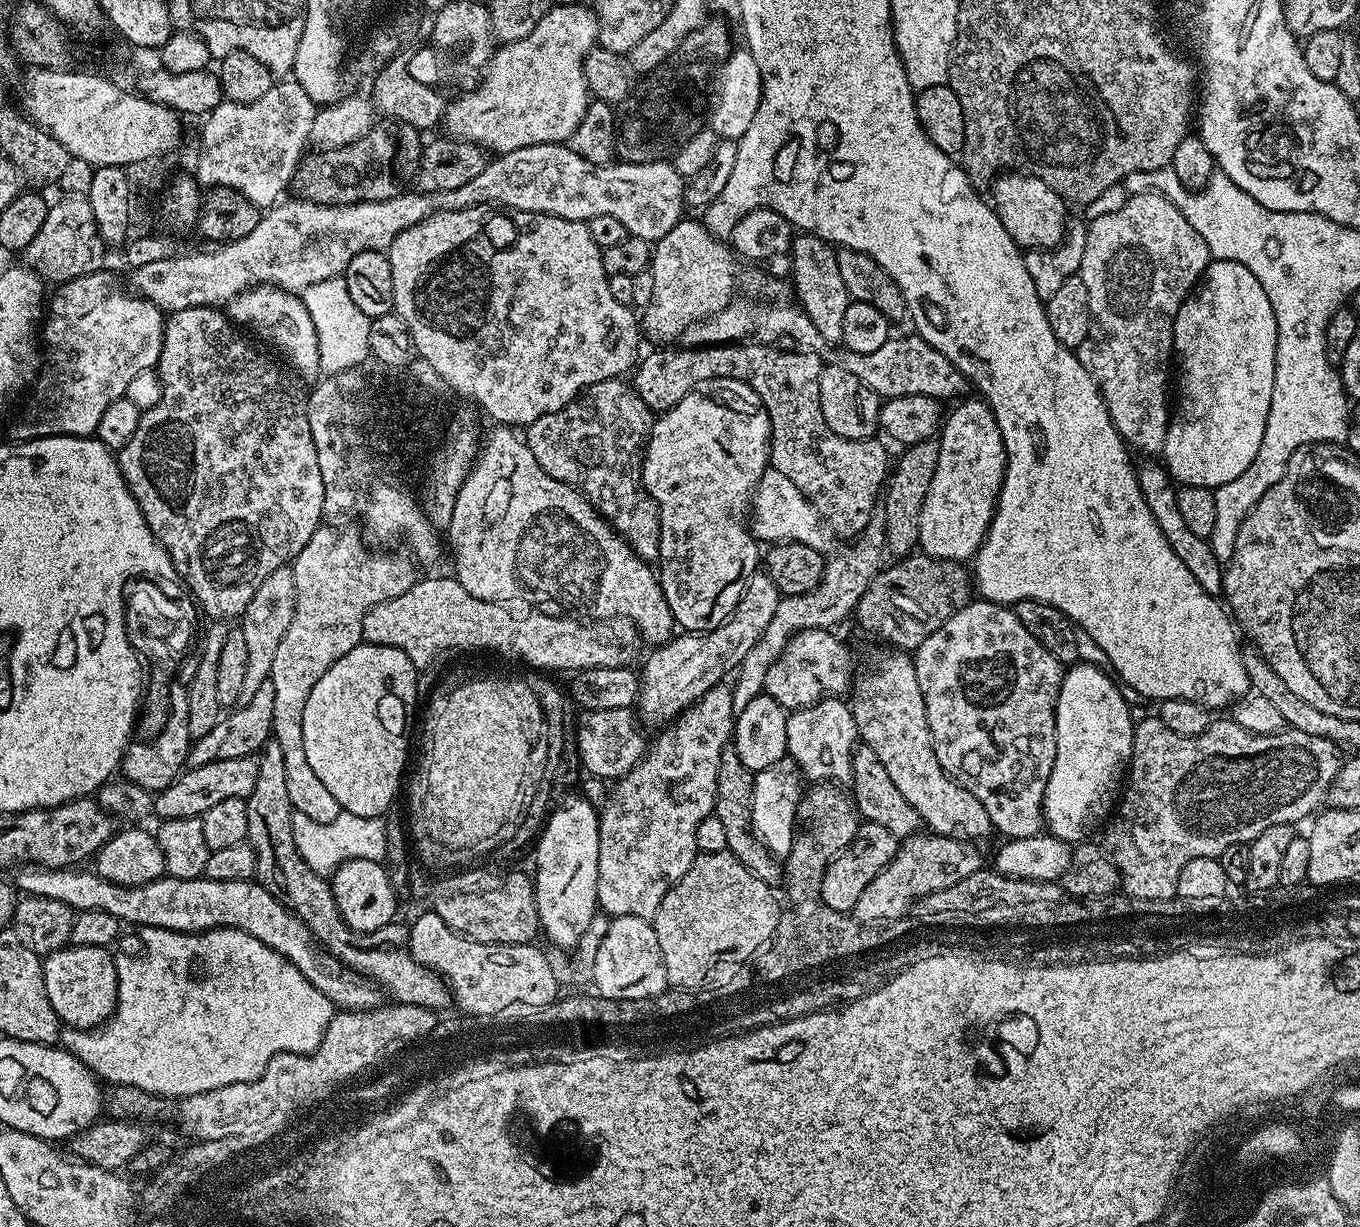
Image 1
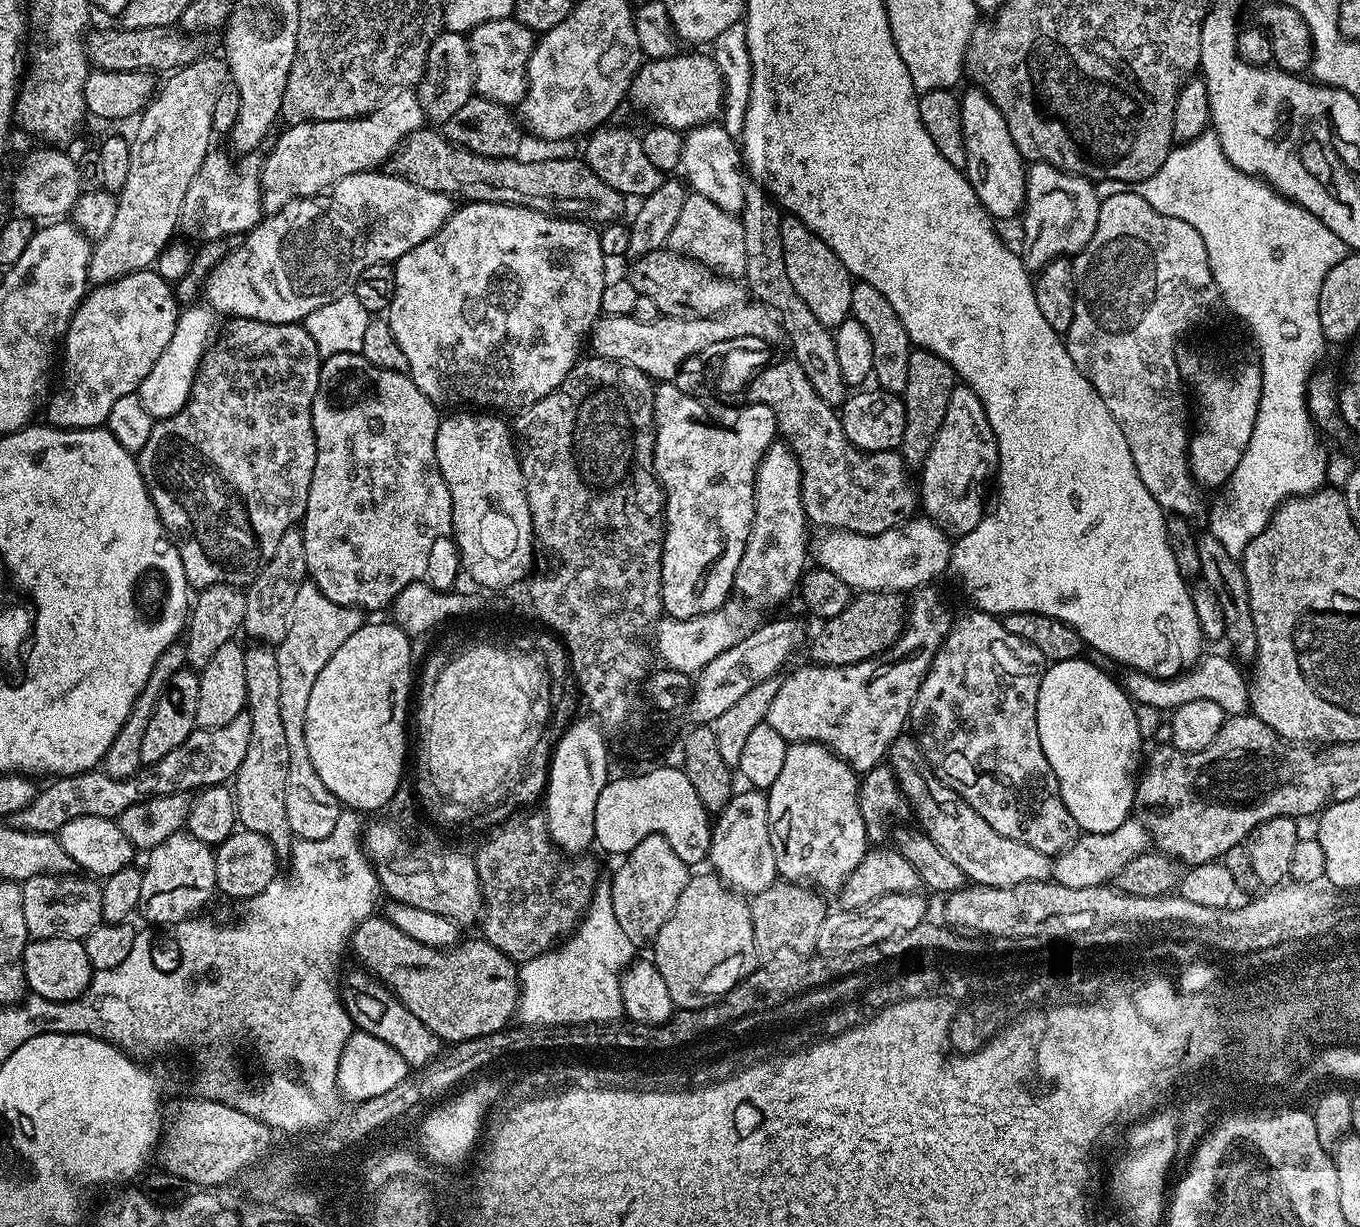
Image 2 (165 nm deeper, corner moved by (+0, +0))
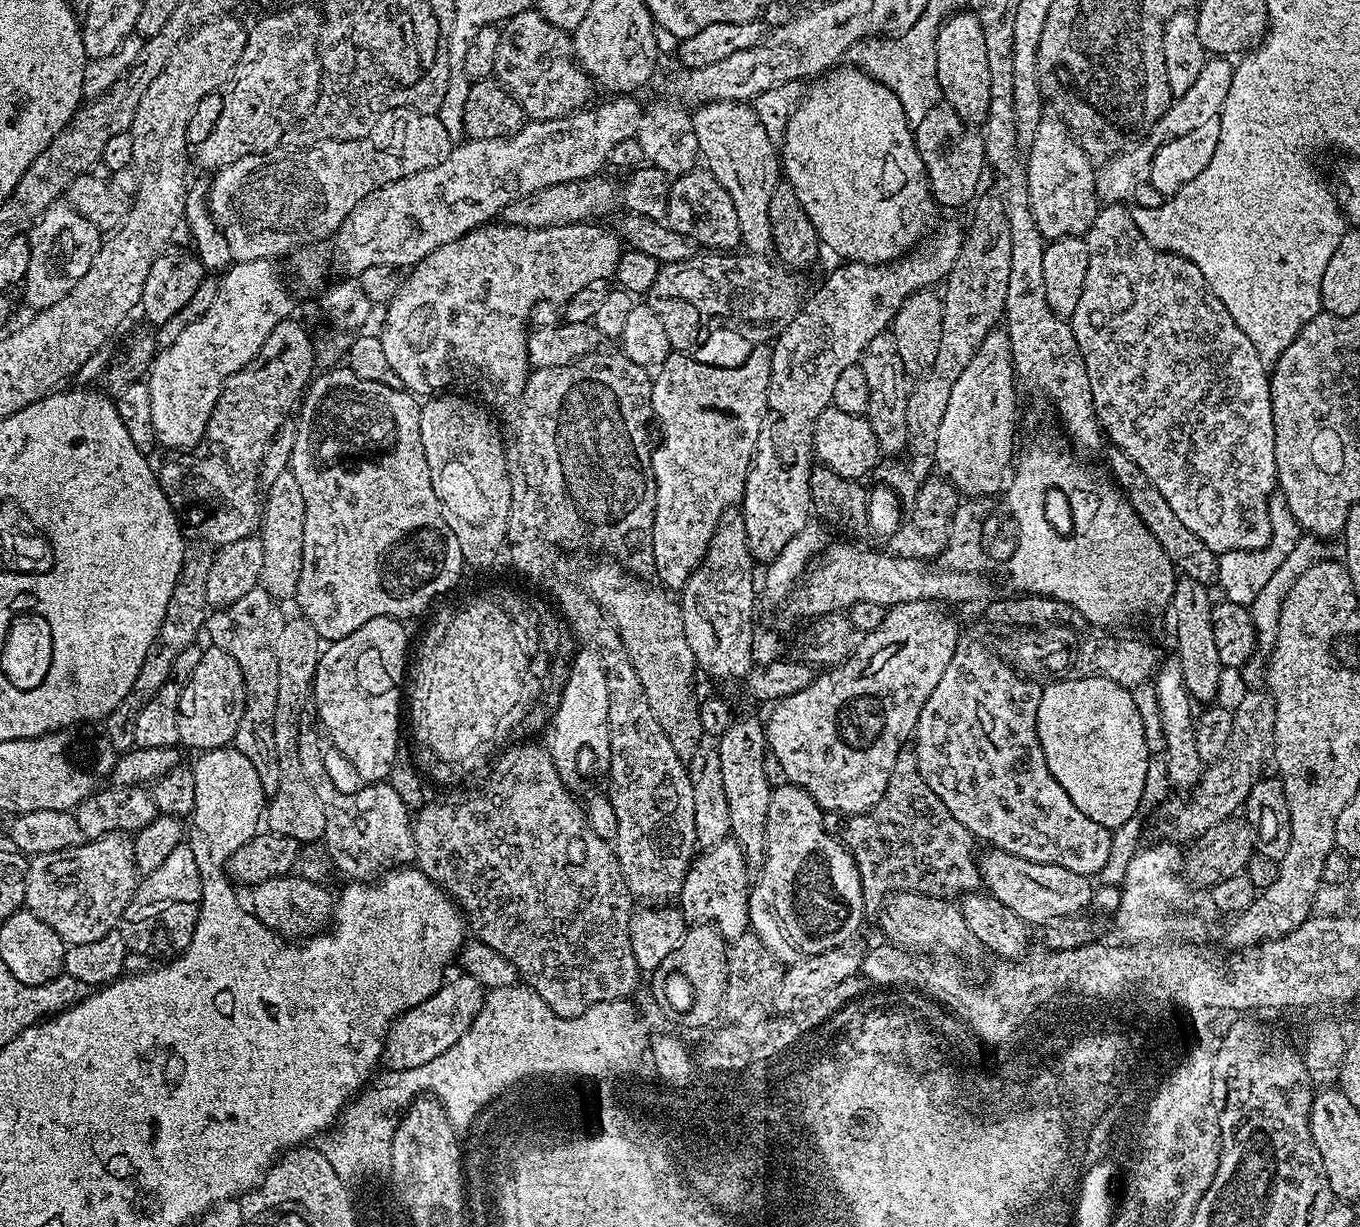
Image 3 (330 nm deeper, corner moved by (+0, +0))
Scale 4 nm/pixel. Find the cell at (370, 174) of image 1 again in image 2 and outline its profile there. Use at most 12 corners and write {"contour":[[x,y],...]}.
{"contour":[[425,126],[387,171],[464,202],[621,219],[582,158],[495,160]]}

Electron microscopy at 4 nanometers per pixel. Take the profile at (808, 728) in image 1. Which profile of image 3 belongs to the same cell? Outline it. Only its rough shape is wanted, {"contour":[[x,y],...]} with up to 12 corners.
{"contour":[[773,787],[748,923],[785,965],[849,943],[858,866]]}

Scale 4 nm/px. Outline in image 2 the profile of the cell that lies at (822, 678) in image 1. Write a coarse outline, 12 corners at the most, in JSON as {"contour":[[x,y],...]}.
{"contour":[[911,593],[879,656],[781,679],[766,722],[863,774],[905,731],[954,615]]}

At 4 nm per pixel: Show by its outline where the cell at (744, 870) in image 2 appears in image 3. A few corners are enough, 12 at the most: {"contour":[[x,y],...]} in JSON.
{"contour":[[731,838],[689,864],[685,921],[728,942],[749,931],[748,872]]}

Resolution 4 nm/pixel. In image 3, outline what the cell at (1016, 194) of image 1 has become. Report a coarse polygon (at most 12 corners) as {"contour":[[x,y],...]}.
{"contour":[[971,10],[937,30],[943,103],[967,124],[990,110],[986,38]]}

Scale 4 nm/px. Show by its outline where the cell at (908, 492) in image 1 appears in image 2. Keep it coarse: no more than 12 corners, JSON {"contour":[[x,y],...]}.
{"contour":[[910,352],[902,393],[905,465],[923,465],[958,377],[938,354]]}

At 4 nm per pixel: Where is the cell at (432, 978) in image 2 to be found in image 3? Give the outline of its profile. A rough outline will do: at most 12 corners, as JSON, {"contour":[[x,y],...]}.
{"contour":[[315,879],[251,885],[250,911],[285,938],[327,929],[334,896]]}

